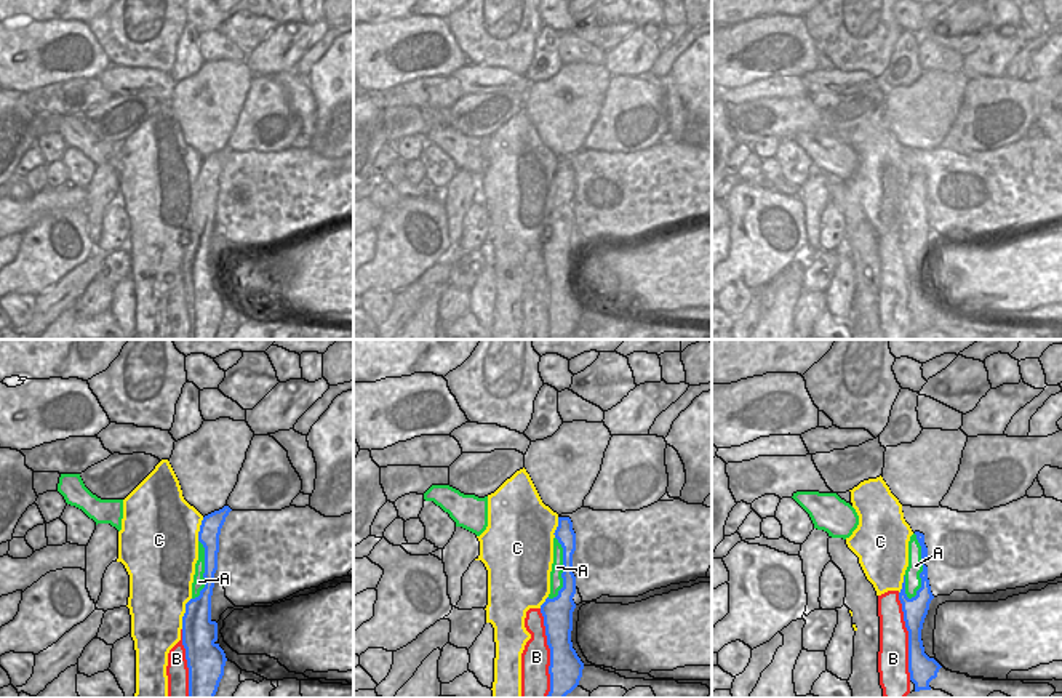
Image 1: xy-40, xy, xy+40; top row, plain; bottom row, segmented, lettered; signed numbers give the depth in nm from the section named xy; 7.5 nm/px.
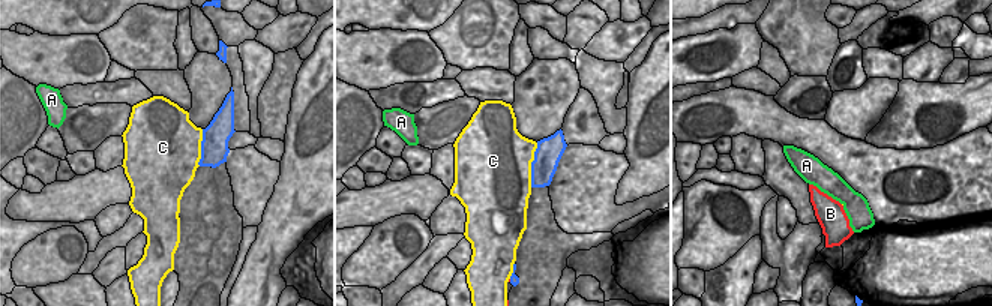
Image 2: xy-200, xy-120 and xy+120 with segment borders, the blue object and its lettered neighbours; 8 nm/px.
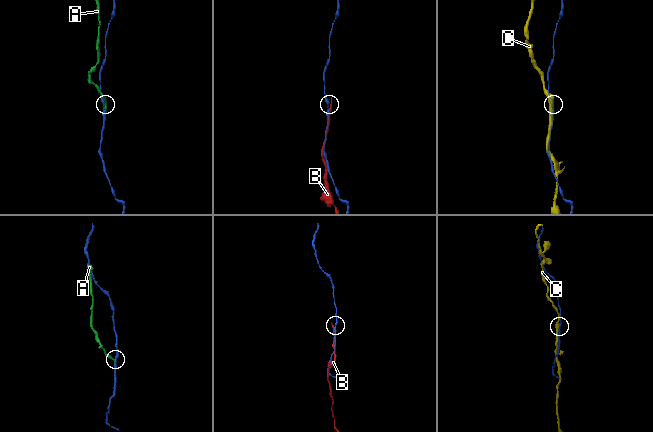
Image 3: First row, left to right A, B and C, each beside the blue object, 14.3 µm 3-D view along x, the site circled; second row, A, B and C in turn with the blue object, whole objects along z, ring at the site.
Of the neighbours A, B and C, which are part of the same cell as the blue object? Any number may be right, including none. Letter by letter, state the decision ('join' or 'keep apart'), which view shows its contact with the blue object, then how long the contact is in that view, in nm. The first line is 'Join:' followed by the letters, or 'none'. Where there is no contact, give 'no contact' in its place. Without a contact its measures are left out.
Join: none
A: keep apart | xy+40 | 500 nm
B: keep apart | xy | 650 nm
C: keep apart | xy-40 | 260 nm

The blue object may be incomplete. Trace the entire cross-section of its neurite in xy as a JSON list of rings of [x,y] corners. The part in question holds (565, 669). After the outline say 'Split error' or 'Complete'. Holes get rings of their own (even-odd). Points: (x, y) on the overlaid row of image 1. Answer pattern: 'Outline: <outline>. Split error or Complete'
Outline: [[[558,517],[555,538],[563,548],[563,588],[553,599],[545,599],[541,605],[544,616],[547,645],[550,648],[550,692],[547,698],[565,698],[582,677],[584,663],[577,656],[571,642],[573,612],[576,604],[576,576],[573,573],[573,554],[576,551],[576,533],[569,517]]]. Complete

